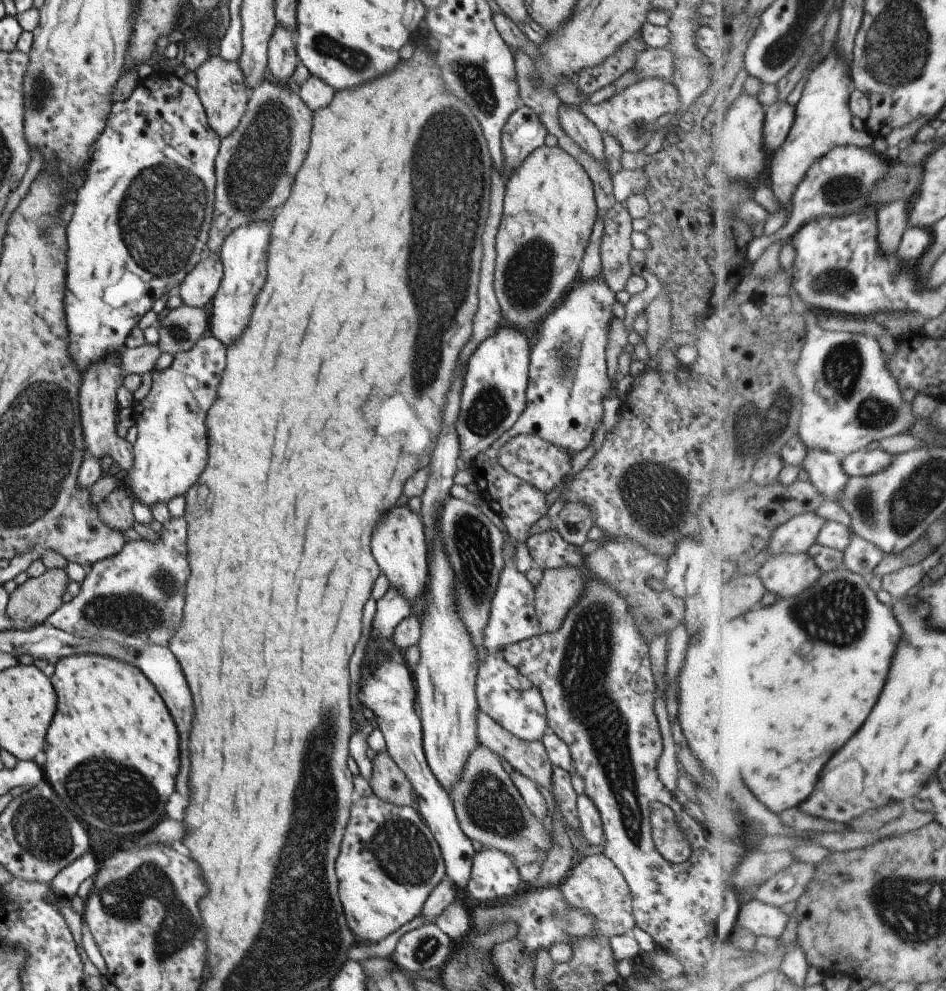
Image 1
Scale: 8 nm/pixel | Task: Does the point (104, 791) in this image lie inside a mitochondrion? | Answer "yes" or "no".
yes

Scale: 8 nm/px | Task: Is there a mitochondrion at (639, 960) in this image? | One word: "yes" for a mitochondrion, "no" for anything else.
no

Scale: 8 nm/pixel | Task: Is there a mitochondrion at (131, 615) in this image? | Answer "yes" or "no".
yes

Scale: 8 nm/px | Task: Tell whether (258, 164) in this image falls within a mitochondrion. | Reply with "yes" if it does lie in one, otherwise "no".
yes

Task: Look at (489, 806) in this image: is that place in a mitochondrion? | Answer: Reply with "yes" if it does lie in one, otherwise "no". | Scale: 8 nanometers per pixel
yes

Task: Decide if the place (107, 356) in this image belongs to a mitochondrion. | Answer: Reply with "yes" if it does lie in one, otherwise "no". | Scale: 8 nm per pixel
no

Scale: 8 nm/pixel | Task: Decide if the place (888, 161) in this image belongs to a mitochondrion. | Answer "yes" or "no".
no

